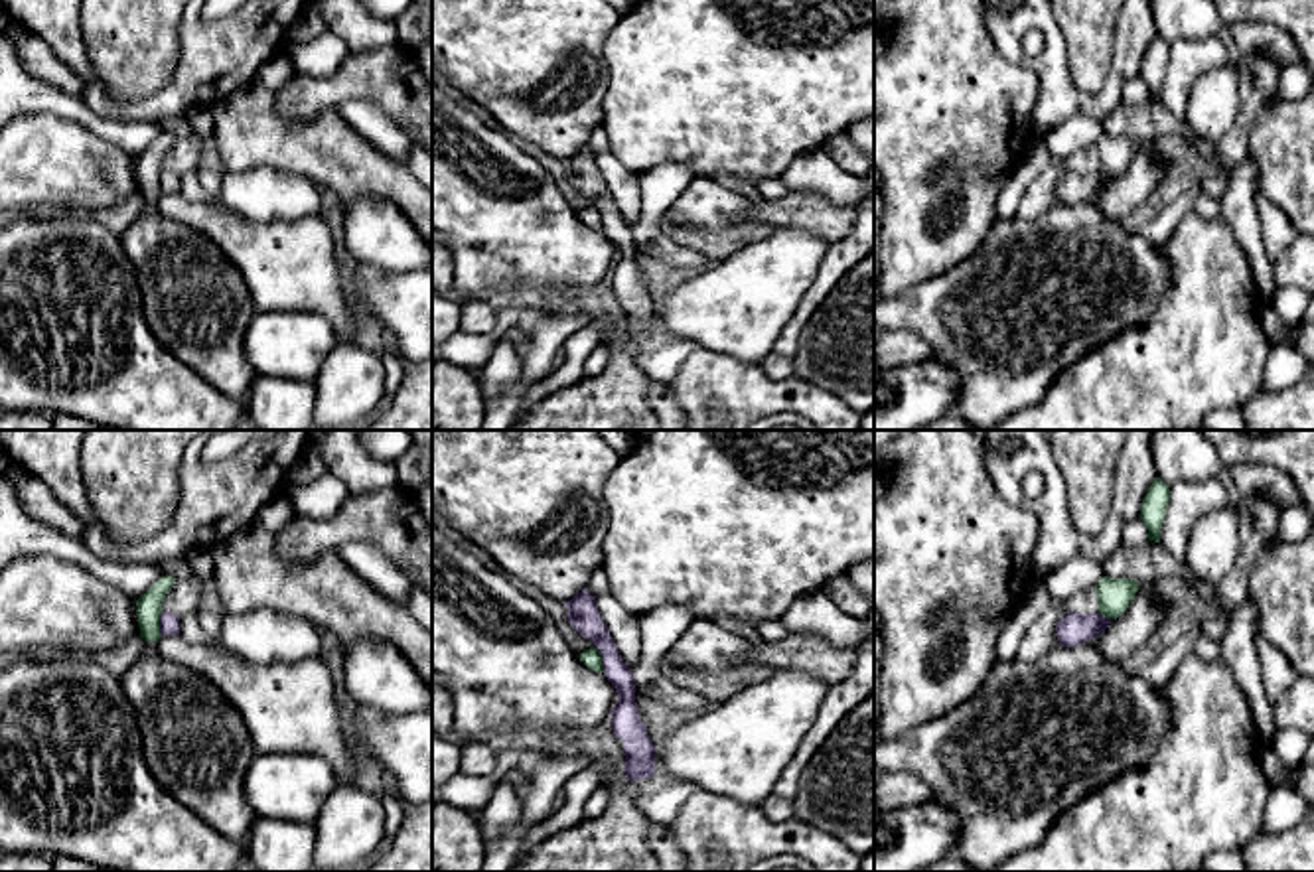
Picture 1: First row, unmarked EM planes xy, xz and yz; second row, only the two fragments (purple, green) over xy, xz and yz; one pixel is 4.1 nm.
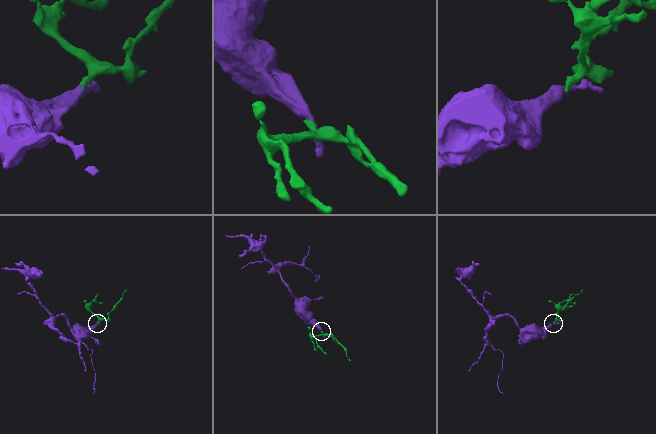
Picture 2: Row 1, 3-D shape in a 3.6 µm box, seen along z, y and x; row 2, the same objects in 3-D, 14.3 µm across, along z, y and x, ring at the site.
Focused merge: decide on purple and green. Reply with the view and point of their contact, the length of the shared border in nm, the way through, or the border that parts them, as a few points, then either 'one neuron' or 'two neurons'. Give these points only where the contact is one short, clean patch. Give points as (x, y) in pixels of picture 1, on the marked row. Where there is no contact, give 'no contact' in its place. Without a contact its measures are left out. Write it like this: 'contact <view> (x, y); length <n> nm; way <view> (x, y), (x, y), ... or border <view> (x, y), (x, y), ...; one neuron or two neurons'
contact xz (602, 659); length 120 nm; border xz (594, 646), (604, 671); two neurons

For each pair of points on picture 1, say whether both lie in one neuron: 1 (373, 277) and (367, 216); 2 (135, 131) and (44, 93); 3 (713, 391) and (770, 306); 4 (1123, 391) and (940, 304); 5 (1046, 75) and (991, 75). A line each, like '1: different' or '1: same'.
1: different
2: same
3: different
4: different
5: different

